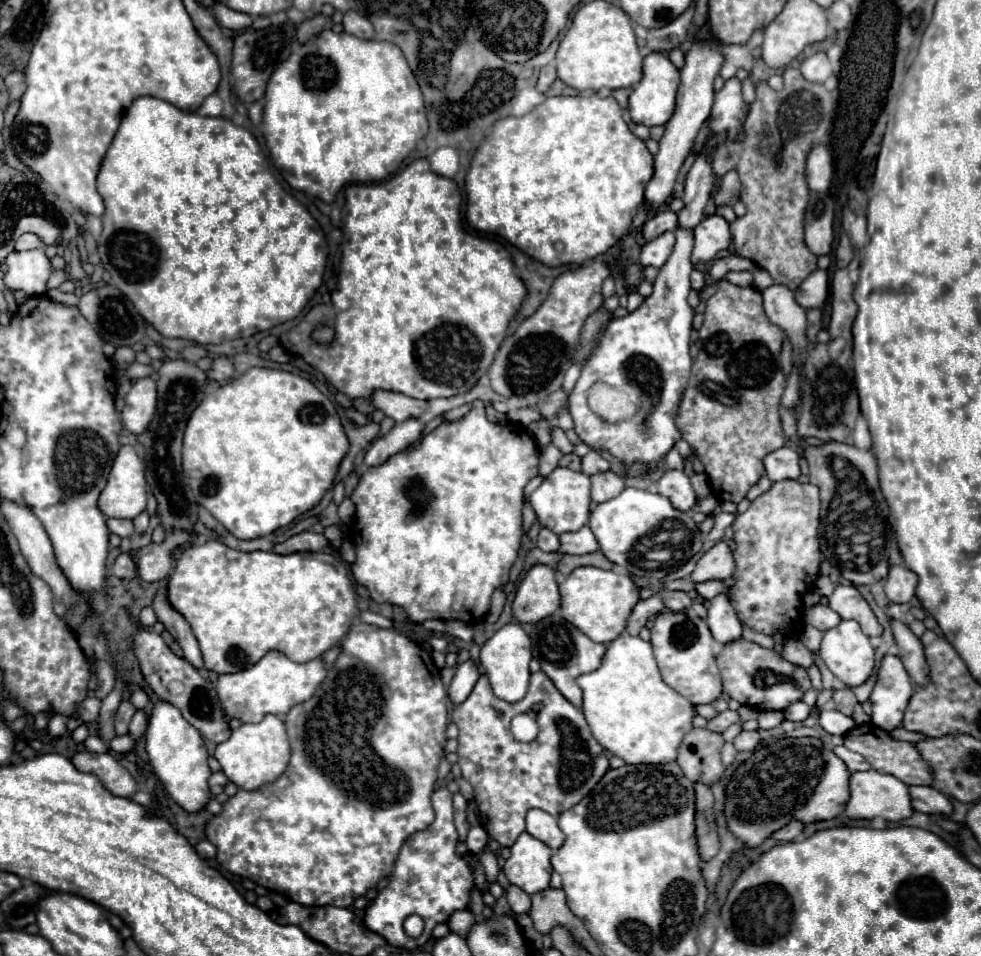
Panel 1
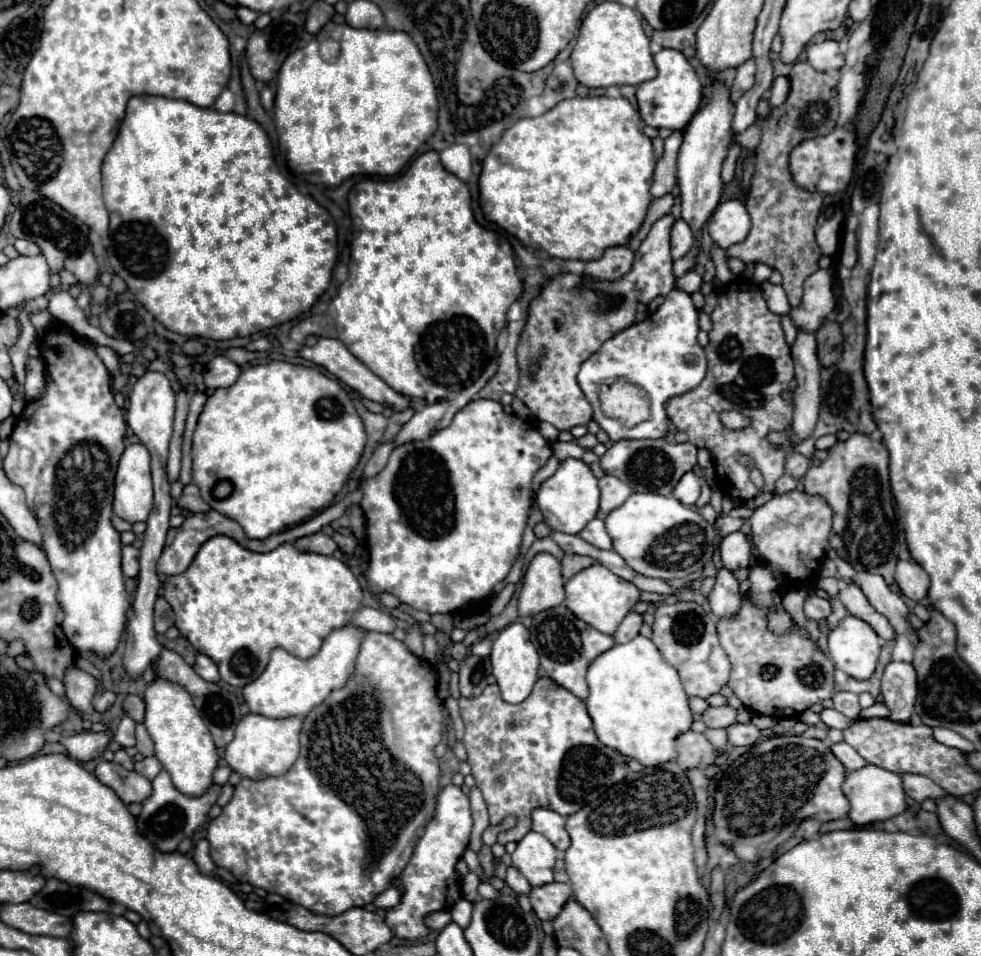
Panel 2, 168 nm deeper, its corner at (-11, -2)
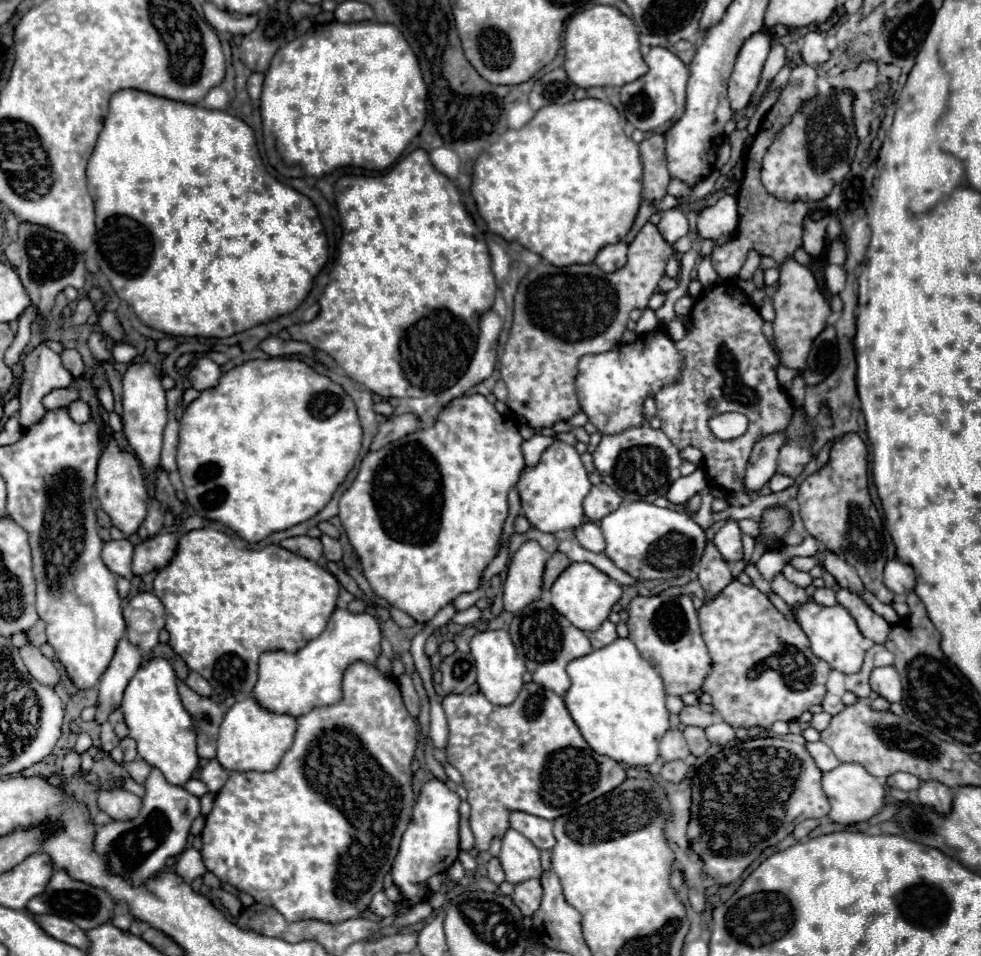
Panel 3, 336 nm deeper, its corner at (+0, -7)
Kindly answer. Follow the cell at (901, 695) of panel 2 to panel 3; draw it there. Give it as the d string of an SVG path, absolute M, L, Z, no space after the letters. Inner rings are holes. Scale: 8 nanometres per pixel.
M876 667L870 677L870 687L888 703L898 703L902 699L902 685L894 667Z

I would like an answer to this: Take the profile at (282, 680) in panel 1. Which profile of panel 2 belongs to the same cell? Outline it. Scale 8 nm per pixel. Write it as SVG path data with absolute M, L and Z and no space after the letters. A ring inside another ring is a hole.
M353 624L335 628L327 636L327 640L323 640L321 650L313 658L307 658L307 660L291 656L283 648L275 648L271 652L265 672L243 688L243 698L249 704L249 710L255 714L269 716L269 718L307 716L307 712L319 706L329 696L329 692L339 690L343 688L343 684L347 684L355 668L355 658L357 658L357 652L365 634L367 634L365 630Z

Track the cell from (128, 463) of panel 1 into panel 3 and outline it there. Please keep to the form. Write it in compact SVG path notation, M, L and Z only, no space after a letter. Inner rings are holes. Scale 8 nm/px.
M114 441L106 445L102 457L98 461L98 479L96 479L96 497L100 507L108 513L114 527L118 527L124 535L132 535L138 531L140 523L146 517L146 483L140 469L138 459L132 453L120 451Z

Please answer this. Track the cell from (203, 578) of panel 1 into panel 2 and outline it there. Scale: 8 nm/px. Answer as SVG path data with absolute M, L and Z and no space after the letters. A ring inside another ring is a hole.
M219 534L199 548L183 574L169 576L163 582L163 596L173 606L175 626L181 636L185 636L197 652L209 656L217 664L223 682L243 688L261 676L273 648L283 648L297 658L315 656L333 628L351 622L353 614L361 608L363 590L349 566L333 556L299 552L291 542L283 542L279 548L259 554Z

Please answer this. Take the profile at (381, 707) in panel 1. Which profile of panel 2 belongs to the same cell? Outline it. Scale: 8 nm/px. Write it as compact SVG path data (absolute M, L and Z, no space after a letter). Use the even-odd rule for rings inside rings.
M369 632L361 642L357 666L351 680L341 688L327 696L323 704L313 708L303 720L301 732L301 754L297 762L283 774L283 776L267 776L263 780L241 778L241 782L233 788L233 798L223 812L211 820L207 828L207 840L211 844L211 858L217 866L227 868L237 880L247 882L251 886L263 888L267 892L275 892L285 900L305 906L307 910L323 916L337 916L339 912L347 912L357 906L371 904L377 894L387 890L393 880L403 872L407 866L413 848L417 846L423 828L435 814L437 792L439 792L439 760L435 758L435 746L441 742L443 736L443 706L437 700L437 672L431 664L423 662L421 658L413 656L407 646L395 640L391 634Z

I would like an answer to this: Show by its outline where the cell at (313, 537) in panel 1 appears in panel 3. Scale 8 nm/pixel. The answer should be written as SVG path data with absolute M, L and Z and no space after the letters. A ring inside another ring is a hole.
M308 535L284 539L280 545L284 549L296 553L296 555L302 555L302 557L310 559L310 561L318 561L322 557L322 543L320 543L320 539L312 539Z

